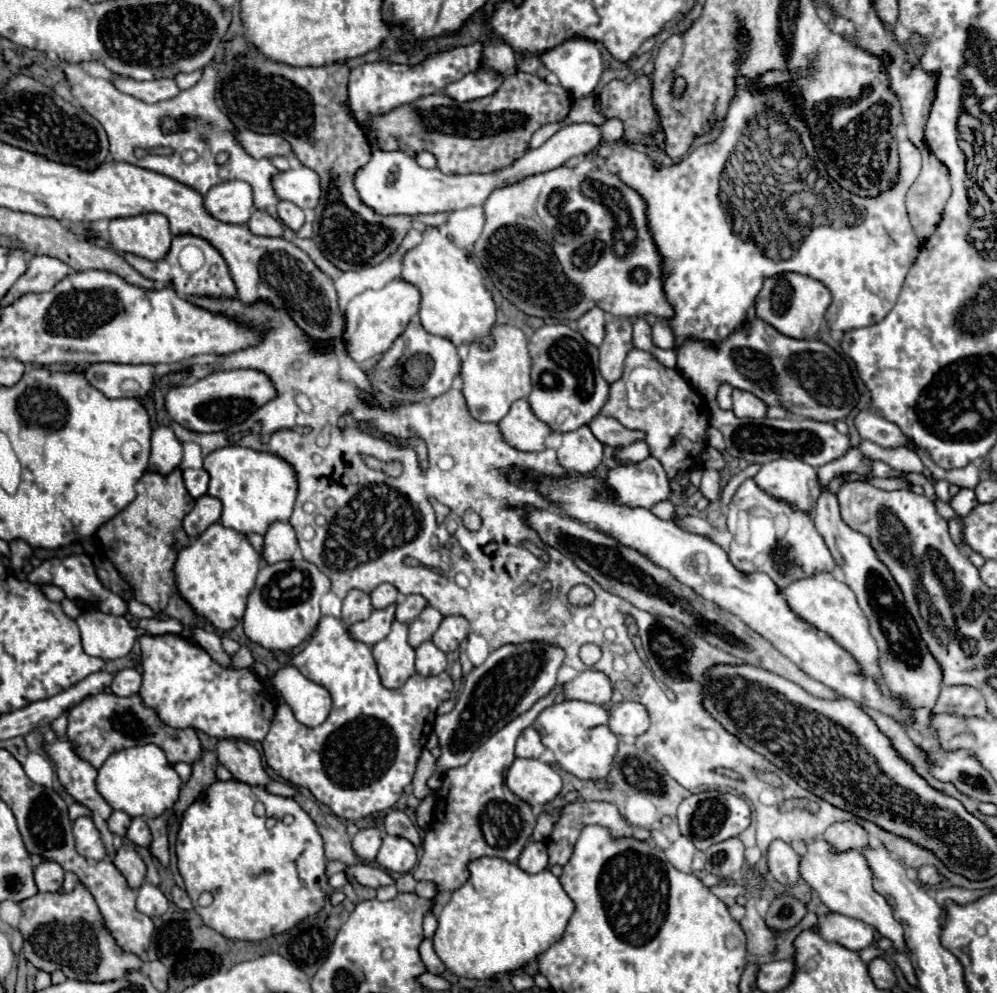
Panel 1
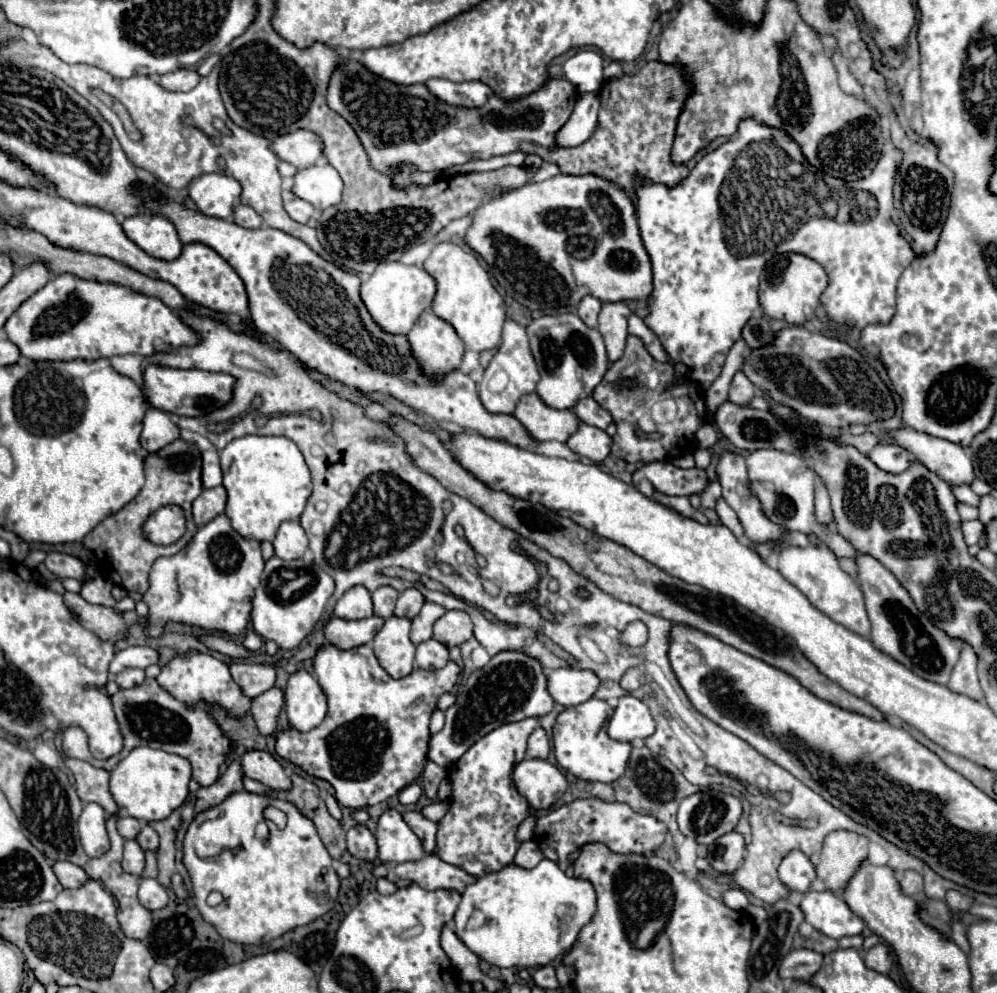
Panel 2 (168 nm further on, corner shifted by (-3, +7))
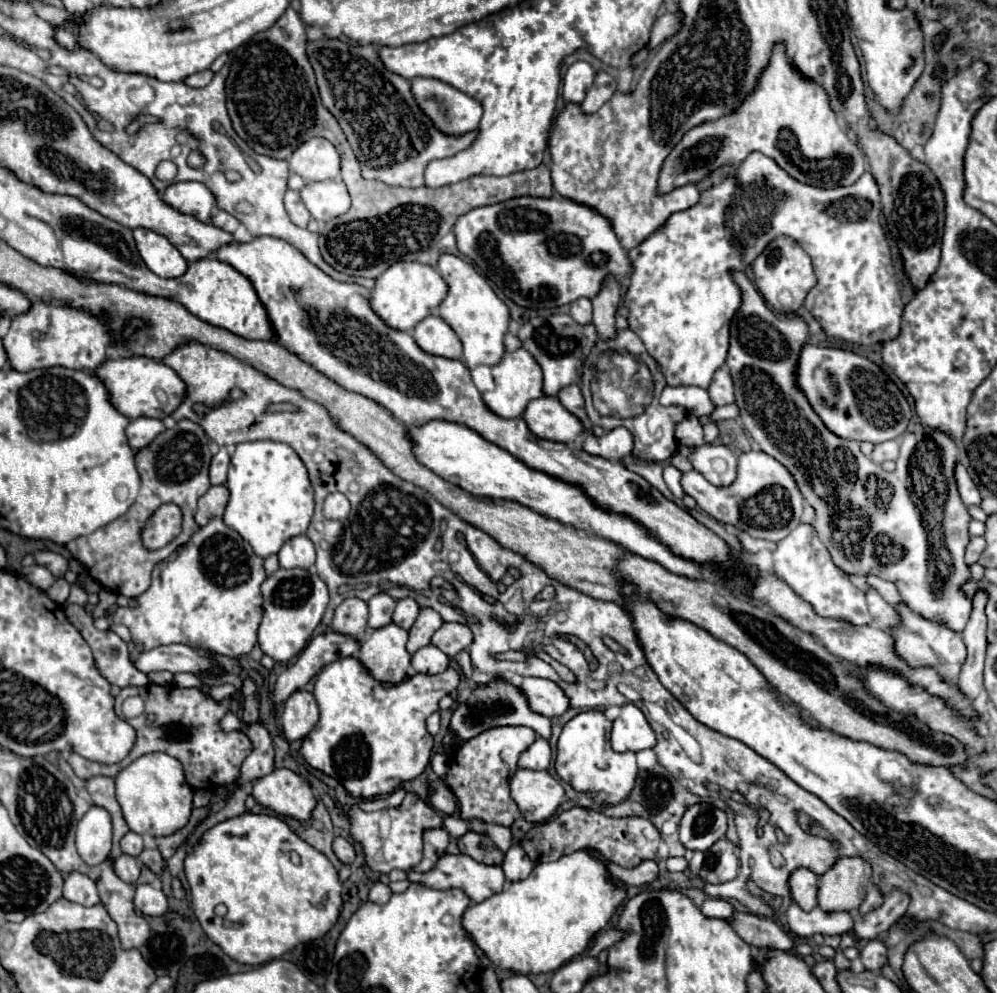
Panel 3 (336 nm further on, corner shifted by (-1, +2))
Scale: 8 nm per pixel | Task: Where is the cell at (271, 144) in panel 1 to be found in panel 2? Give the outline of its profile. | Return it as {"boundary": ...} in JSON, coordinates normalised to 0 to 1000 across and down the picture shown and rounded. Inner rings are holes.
{"boundary":[[[310,131],[280,137],[272,143],[272,149],[282,161],[298,167],[300,171],[310,169],[324,159],[324,143],[316,133]]]}

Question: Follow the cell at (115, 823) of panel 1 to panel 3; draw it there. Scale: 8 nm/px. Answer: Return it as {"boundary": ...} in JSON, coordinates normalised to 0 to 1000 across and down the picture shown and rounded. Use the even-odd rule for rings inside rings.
{"boundary":[[[133,837],[125,839],[125,843],[121,845],[121,857],[127,859],[127,861],[137,863],[143,857],[143,845],[141,845],[141,841],[133,839]]]}

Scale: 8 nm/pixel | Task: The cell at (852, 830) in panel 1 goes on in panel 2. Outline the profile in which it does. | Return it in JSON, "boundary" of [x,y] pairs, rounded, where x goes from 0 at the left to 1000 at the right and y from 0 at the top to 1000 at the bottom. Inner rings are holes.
{"boundary":[[[840,836],[827,844],[823,856],[823,868],[819,870],[819,882],[834,896],[846,896],[854,882],[870,866],[872,846],[858,838]]]}

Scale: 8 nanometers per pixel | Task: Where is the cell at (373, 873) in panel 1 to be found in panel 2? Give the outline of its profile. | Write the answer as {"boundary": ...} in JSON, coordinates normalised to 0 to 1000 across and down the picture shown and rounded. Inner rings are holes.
{"boundary":[[[438,860],[392,872],[388,886],[398,888],[400,884],[412,886],[426,896],[448,894],[448,896],[458,896],[458,898],[464,898],[470,890],[474,890],[478,886],[478,882],[466,878],[464,874],[444,868]]]}

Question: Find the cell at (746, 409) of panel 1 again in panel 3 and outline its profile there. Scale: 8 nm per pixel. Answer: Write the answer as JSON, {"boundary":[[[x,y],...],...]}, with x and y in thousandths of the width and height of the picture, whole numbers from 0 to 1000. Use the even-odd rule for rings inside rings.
{"boundary":[[[727,368],[717,376],[713,388],[711,388],[711,400],[717,408],[731,408],[737,406],[737,396],[735,396],[735,382],[731,380],[731,374]]]}

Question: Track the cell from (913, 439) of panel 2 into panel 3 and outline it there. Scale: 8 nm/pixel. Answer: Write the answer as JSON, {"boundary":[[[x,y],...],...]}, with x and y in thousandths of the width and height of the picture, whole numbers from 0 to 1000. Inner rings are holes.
{"boundary":[[[960,464],[958,468],[958,484],[960,484],[960,492],[964,498],[964,505],[968,509],[982,509],[984,507],[984,498],[980,494],[980,490],[976,488],[972,476],[968,476],[968,470]]]}

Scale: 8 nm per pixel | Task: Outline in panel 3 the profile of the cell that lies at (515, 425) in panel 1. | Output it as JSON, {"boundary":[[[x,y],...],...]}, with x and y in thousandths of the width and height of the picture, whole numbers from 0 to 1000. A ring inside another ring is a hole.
{"boundary":[[[559,400],[535,402],[529,408],[525,422],[535,438],[559,446],[575,446],[581,440],[581,436],[585,436],[583,424],[575,420],[559,404]]]}

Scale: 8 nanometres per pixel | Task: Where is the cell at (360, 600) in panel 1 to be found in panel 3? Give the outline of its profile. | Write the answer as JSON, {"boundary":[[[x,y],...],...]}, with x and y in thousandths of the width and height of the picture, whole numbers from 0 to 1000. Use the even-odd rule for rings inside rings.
{"boundary":[[[358,601],[346,603],[336,613],[336,621],[334,621],[332,631],[338,637],[352,639],[356,644],[364,644],[366,633],[368,633],[368,607]]]}

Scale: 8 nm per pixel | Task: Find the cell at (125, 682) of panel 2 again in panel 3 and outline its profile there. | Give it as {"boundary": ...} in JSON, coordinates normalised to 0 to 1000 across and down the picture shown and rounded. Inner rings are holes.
{"boundary":[[[69,609],[65,613],[67,623],[81,635],[83,644],[93,654],[93,662],[101,680],[119,692],[143,692],[147,690],[147,680],[137,676],[129,664],[127,648],[113,635],[97,635],[93,621],[81,609]]]}

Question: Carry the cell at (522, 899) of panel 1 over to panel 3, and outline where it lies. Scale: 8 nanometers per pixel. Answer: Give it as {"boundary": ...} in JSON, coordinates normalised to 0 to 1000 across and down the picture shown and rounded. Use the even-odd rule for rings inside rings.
{"boundary":[[[577,857],[561,867],[541,869],[529,885],[513,887],[503,899],[496,899],[482,909],[472,909],[464,921],[464,936],[498,976],[509,976],[523,982],[549,980],[559,978],[565,970],[573,968],[575,962],[585,960],[593,944],[611,930],[617,913],[625,909],[625,905],[625,889],[609,887],[609,875],[603,867],[587,857]]]}

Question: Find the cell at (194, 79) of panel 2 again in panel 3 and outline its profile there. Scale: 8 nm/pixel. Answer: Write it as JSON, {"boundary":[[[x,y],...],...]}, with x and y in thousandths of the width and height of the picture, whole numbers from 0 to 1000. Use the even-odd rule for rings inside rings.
{"boundary":[[[208,69],[208,72],[202,72],[202,74],[194,74],[194,76],[190,76],[184,84],[190,86],[190,88],[206,88],[212,80],[214,80],[214,74]]]}

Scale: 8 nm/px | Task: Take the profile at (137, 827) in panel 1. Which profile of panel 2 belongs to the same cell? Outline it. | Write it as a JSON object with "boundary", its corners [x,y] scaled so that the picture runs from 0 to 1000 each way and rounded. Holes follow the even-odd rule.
{"boundary":[[[145,832],[145,834],[141,836],[141,840],[137,842],[137,850],[139,850],[143,856],[157,858],[157,856],[159,856],[159,842],[157,842],[157,838],[155,838],[151,832]]]}

